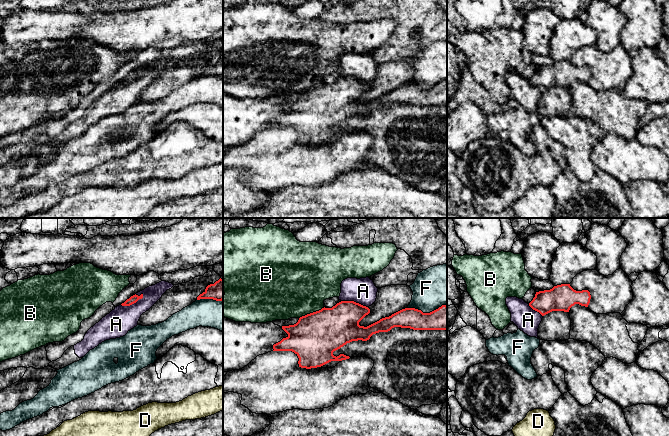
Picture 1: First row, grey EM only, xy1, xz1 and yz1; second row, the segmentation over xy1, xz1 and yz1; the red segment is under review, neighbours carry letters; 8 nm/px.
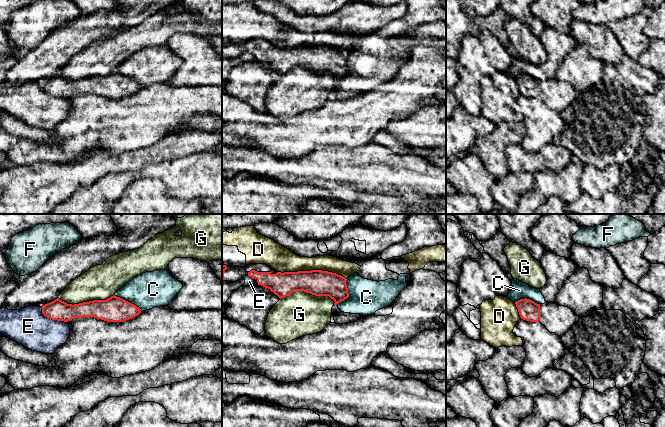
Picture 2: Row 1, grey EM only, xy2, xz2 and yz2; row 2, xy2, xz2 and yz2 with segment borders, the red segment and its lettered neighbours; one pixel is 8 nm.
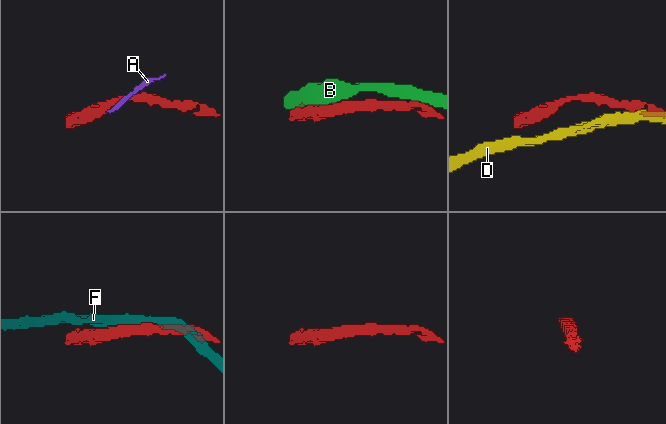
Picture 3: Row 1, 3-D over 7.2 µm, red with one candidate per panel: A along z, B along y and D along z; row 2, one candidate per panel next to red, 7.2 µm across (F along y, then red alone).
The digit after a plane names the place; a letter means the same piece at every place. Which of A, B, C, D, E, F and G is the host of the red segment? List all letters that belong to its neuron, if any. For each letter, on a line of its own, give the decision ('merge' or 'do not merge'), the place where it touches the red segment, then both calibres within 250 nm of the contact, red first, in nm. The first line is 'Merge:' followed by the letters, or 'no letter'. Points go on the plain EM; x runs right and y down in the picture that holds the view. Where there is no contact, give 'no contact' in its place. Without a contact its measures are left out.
Merge: no letter
A: do not merge; meets red in xy1 at (133, 79); 70 nm thick on the red side, 220 nm on the other
B: do not merge; meets red in xz1 at (311, 89); 380 nm thick on the red side, 480 nm on the other
C: do not merge; meets red in xz2 at (348, 70); 200 nm thick on the red side, 280 nm on the other
D: do not merge; meets red in xz2 at (312, 46); 200 nm thick on the red side, 190 nm on the other
E: do not merge; meets red in xy2 at (51, 94); 160 nm thick on the red side, 300 nm on the other
F: do not merge; meets red in xz1 at (426, 89); 190 nm thick on the red side, 320 nm on the other
G: do not merge; meets red in xz2 at (308, 68); 200 nm thick on the red side, 360 nm on the other

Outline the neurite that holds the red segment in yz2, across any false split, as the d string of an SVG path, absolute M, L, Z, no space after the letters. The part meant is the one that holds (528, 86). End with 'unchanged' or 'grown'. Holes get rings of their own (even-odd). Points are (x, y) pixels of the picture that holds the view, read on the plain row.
M520 75L515 78L521 95L530 98L540 98L550 109L564 111L581 94L570 84L560 82L555 78L537 80L530 75Z; grown

